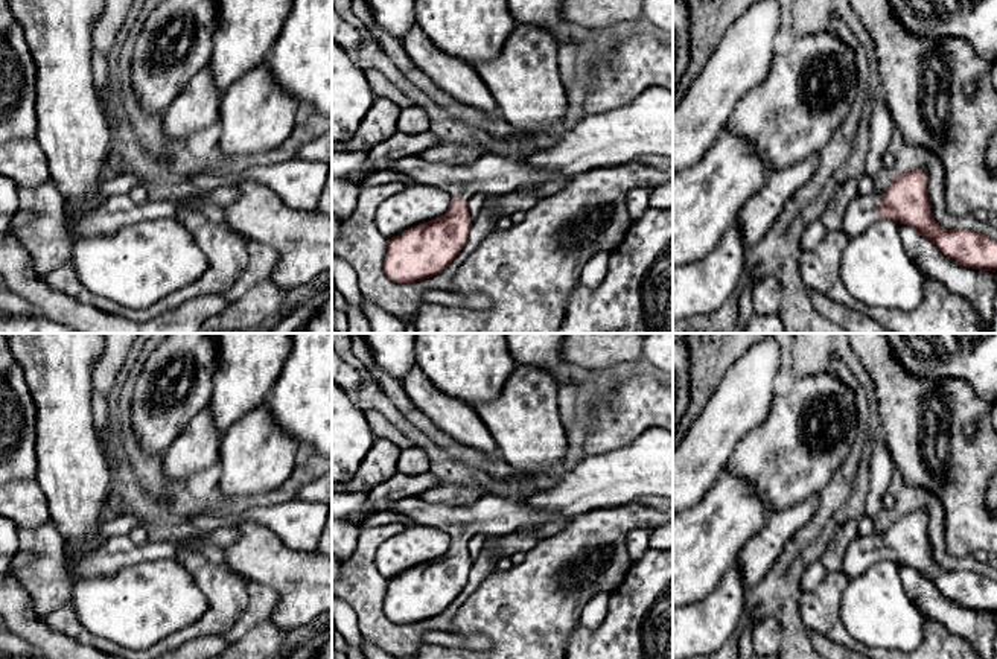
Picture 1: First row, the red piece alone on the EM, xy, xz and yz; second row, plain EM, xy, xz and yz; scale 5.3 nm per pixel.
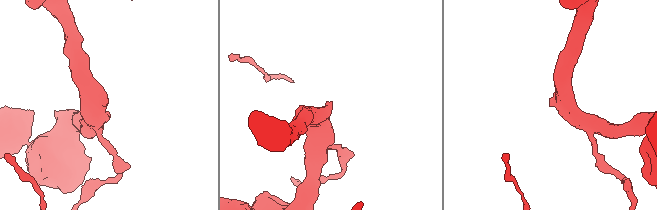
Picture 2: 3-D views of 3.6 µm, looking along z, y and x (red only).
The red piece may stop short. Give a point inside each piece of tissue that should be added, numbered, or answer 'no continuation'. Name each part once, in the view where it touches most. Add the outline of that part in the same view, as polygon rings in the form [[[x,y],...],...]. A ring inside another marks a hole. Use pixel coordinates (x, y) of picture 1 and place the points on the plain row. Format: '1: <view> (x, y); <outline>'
1: yz (865, 551); [[[881,534],[858,536],[846,549],[840,571],[854,578],[880,560]]]

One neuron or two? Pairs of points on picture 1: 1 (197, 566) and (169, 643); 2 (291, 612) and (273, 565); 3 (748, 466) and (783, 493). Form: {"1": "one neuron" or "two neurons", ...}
{"1": "one neuron", "2": "one neuron", "3": "one neuron"}

